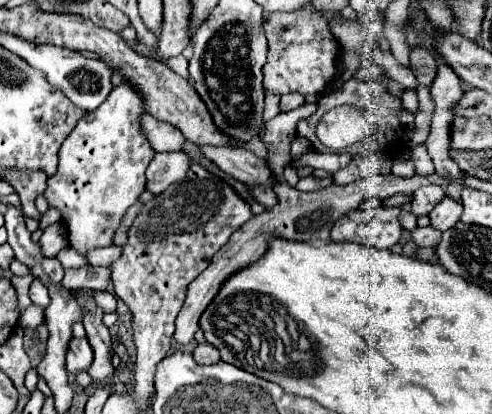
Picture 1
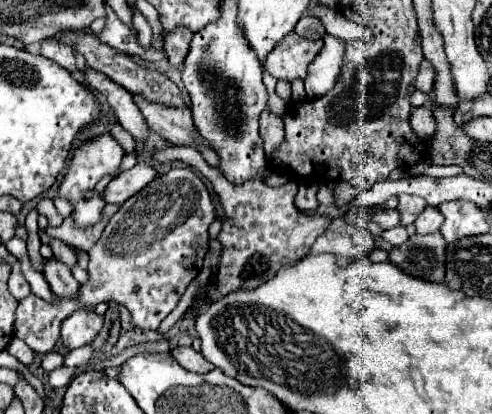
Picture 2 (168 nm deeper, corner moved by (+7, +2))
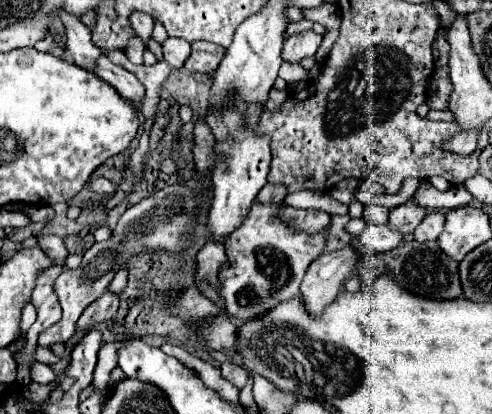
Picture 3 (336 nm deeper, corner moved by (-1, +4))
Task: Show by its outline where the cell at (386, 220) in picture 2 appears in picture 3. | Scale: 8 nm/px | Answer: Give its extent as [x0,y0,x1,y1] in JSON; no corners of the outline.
[364,204,390,224]

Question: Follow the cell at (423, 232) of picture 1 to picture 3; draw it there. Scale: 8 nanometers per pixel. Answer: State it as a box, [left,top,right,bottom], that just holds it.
[360,226,404,252]

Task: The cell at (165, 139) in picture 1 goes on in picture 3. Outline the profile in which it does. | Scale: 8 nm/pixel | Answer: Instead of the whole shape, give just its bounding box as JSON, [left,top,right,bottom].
[58,10,100,74]

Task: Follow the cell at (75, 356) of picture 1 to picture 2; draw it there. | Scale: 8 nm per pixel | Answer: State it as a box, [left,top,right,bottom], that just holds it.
[62,308,104,350]

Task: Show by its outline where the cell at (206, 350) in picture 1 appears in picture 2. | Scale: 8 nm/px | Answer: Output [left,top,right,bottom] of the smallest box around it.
[170,348,214,374]

